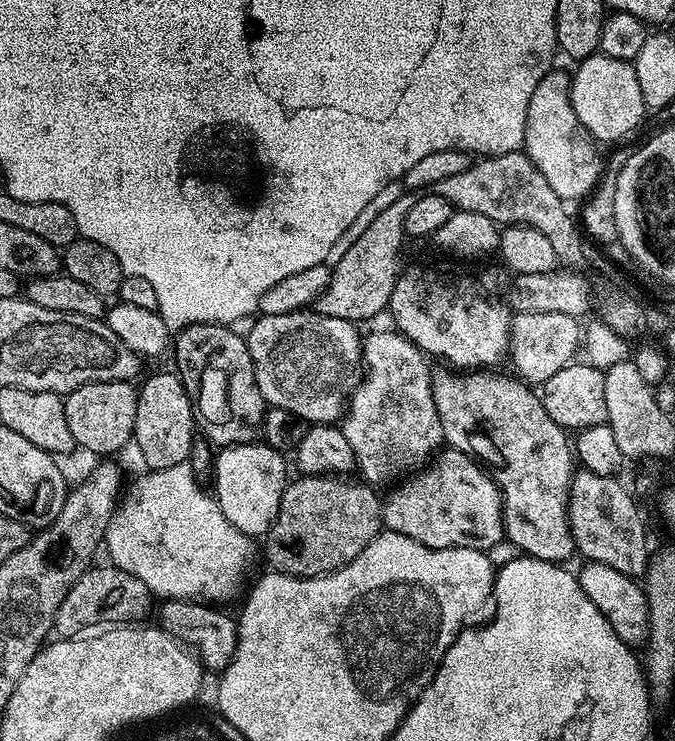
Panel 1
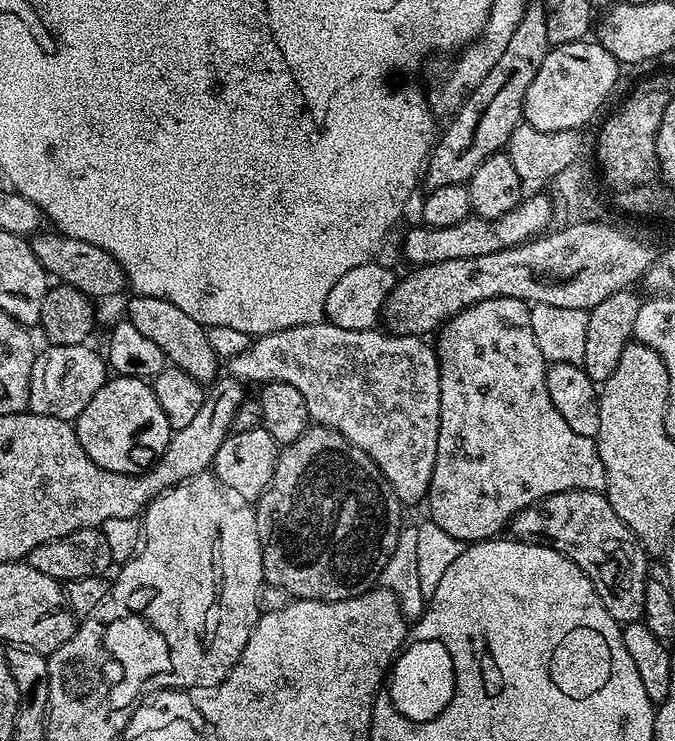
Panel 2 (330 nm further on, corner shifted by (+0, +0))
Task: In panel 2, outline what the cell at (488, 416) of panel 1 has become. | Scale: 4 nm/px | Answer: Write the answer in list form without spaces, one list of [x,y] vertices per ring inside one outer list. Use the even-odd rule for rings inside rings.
[[[571,488],[568,492],[545,496],[538,506],[523,508],[512,517],[510,532],[513,537],[522,540],[547,542],[551,547],[561,549],[569,560],[588,573],[597,592],[608,599],[608,613],[621,625],[643,617],[644,595],[650,579],[650,556],[638,543],[631,527],[618,518],[603,491]]]

